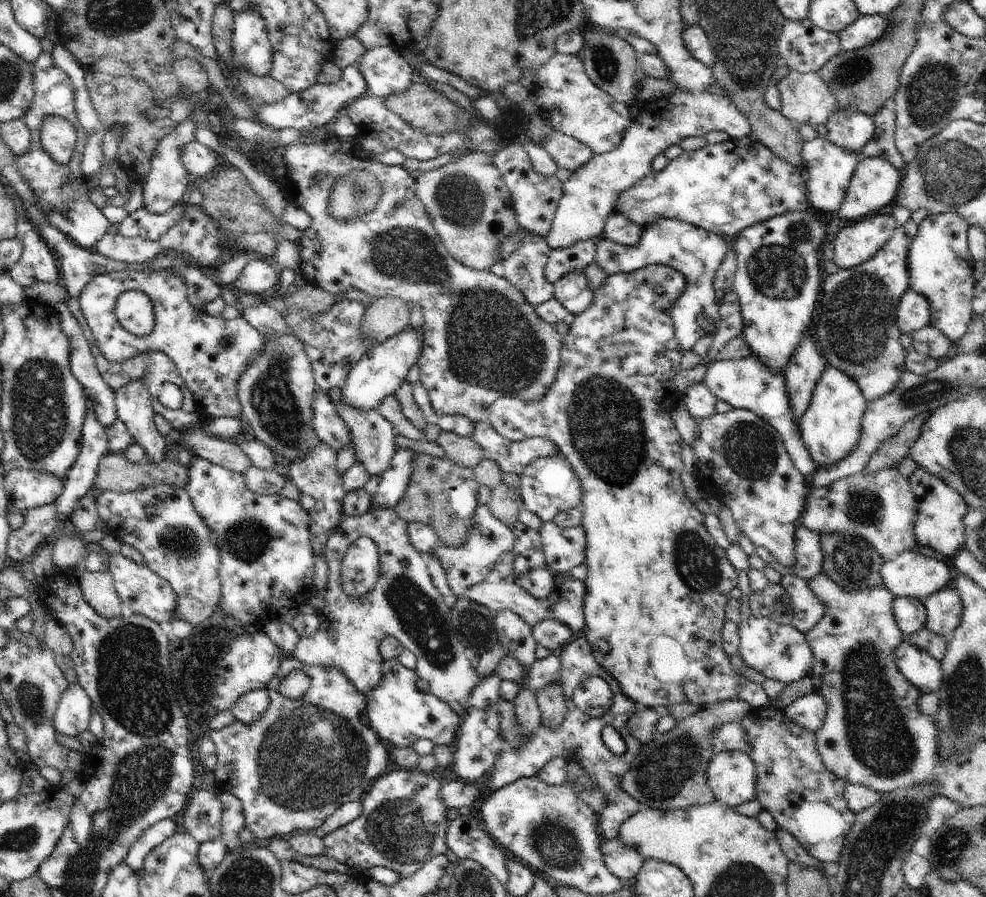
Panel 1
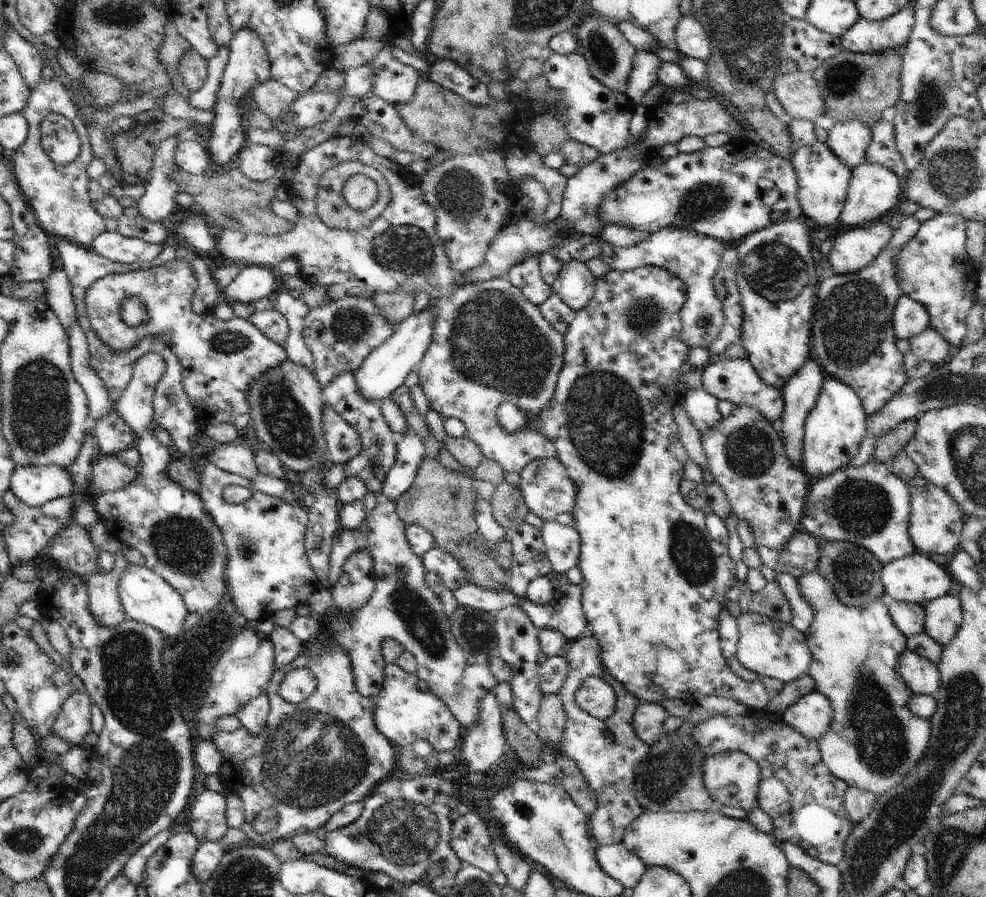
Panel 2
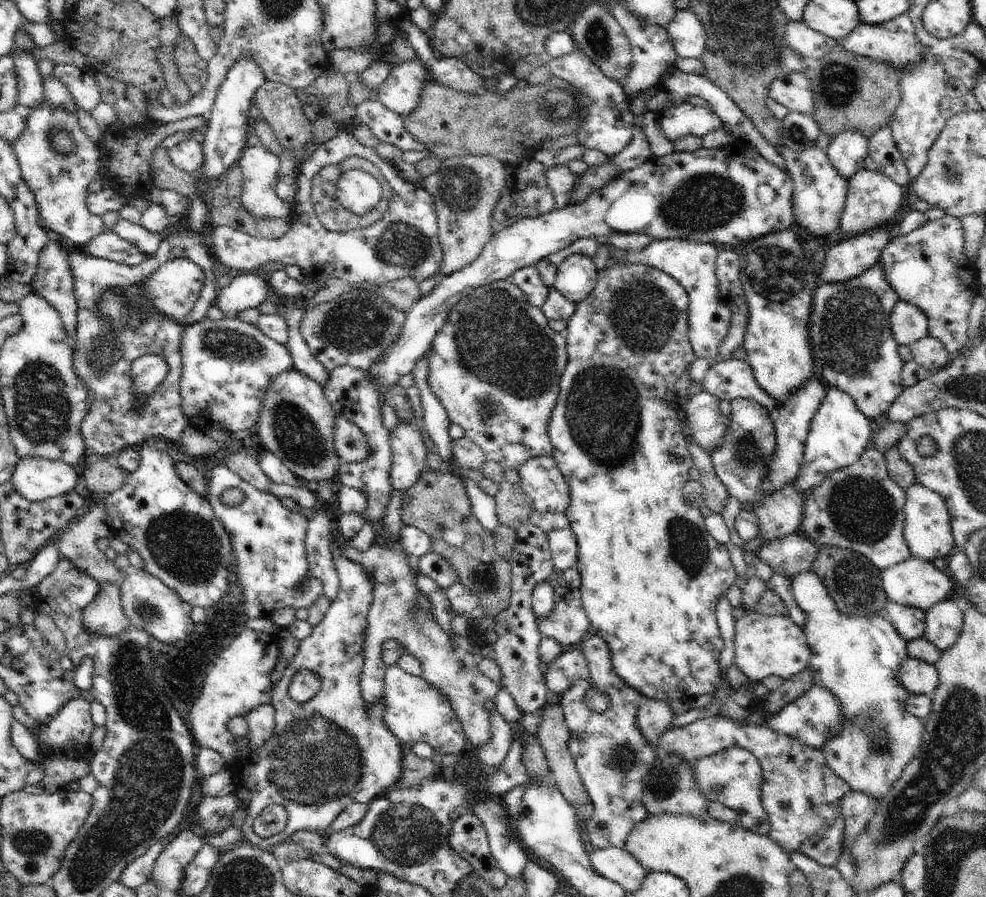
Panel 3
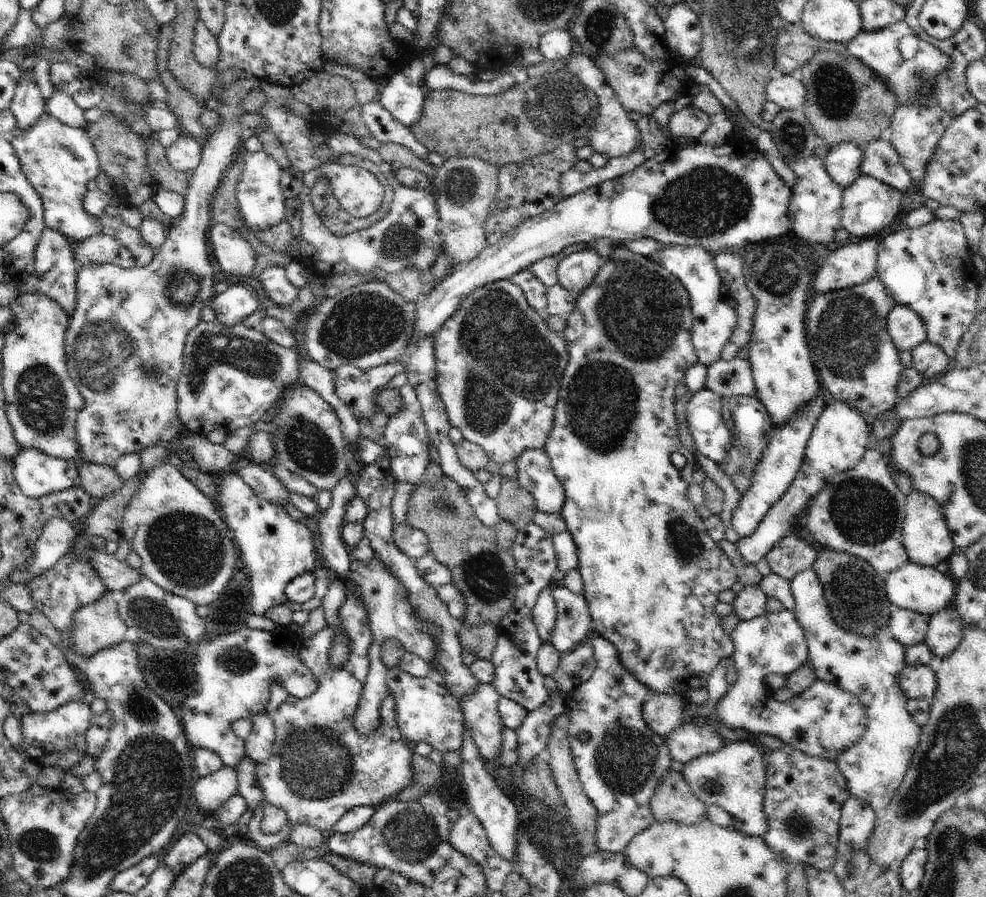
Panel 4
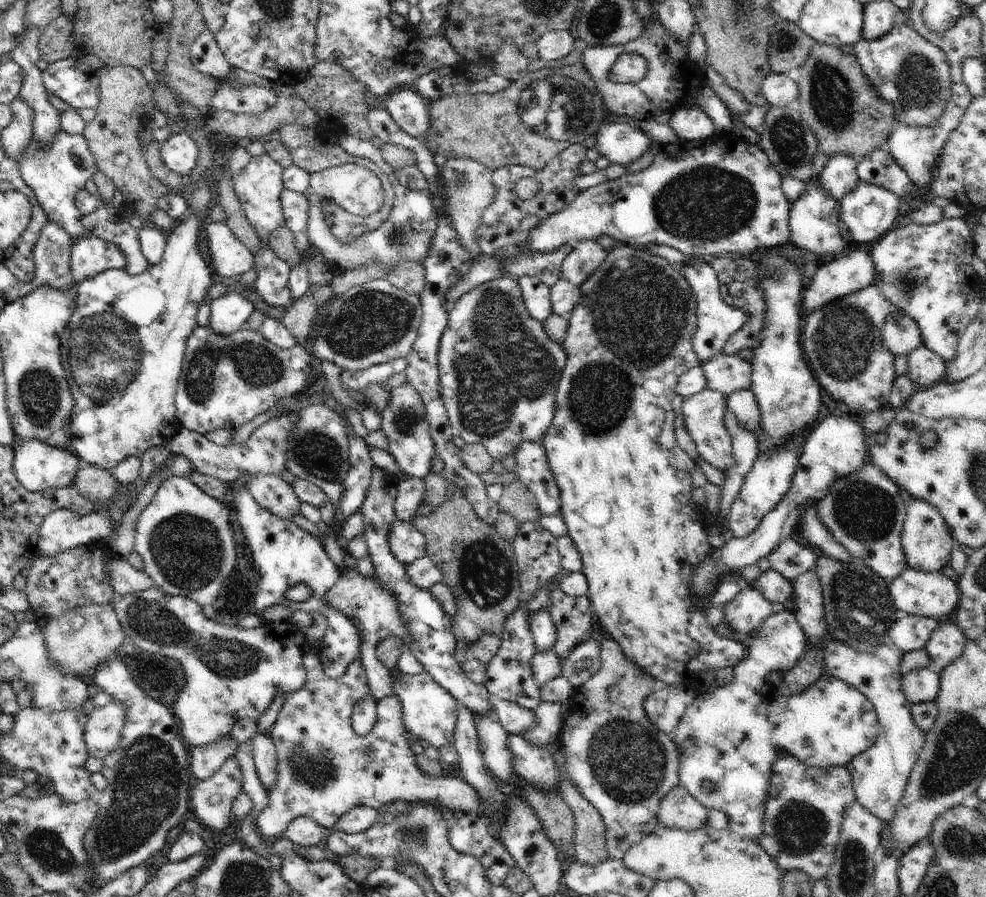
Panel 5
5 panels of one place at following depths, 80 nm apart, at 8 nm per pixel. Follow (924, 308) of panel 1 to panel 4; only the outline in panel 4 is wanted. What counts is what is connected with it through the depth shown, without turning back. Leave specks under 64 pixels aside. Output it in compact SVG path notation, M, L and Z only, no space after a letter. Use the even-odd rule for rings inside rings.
M896 304L887 320L888 334L896 346L896 350L912 351L918 344L926 340L926 326L922 318L904 304Z

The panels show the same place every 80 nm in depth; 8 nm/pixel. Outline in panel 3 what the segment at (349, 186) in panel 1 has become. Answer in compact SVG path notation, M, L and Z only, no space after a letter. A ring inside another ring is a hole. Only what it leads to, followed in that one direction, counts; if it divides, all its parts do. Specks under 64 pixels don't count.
M358 156L347 158L340 164L325 166L320 171L320 173L317 173L314 176L314 179L311 182L312 207L314 208L314 211L316 212L316 215L318 216L321 224L327 230L336 233L345 233L346 231L366 229L368 226L379 222L384 217L384 212L388 210L388 206L390 205L393 196L392 188L390 187L388 180L383 176L381 171L368 160L364 160L364 158L360 158ZM354 168L356 168L356 170L364 170L364 172L374 176L374 178L376 178L376 180L378 180L380 185L383 187L383 194L380 203L376 206L376 208L374 208L374 210L363 216L357 216L356 214L350 212L350 210L344 208L344 206L341 206L337 200L337 190L334 187L338 183L340 174L342 174L342 172L354 170Z

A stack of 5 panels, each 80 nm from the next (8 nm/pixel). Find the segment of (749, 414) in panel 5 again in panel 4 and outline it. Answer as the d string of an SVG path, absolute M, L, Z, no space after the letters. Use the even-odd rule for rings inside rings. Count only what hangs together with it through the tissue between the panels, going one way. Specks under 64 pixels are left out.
M748 395L731 396L727 400L727 406L732 411L736 432L734 432L733 446L729 450L728 460L719 466L727 472L738 492L742 494L751 485L756 463L763 457L763 450L767 449L770 442L772 435L771 418L758 397Z

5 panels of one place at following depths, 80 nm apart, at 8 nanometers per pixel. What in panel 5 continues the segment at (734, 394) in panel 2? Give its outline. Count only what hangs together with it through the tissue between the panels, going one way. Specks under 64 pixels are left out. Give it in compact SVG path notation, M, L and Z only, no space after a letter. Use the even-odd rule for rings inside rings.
M723 351L703 362L706 387L729 396L738 390L748 390L752 384L752 364L740 354L726 354Z

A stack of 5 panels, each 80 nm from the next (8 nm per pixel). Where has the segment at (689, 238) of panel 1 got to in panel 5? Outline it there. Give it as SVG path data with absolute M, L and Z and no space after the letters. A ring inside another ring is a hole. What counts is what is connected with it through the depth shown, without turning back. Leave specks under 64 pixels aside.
M690 256L690 260L685 262L682 259L678 266L680 274L686 278L694 298L696 298L696 331L692 336L693 350L696 352L701 363L708 362L710 358L714 358L716 354L723 351L728 338L735 334L748 320L750 314L746 310L738 309L736 307L728 306L722 299L719 290L719 281L714 268L710 266L709 259L700 256Z

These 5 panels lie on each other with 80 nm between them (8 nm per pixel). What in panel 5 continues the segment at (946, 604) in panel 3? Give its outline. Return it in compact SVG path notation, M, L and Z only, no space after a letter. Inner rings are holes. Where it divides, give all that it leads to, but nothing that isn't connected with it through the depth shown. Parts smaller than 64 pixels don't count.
M952 617L940 618L939 621L940 624L934 628L934 633L930 634L925 647L931 659L928 668L938 675L946 666L950 666L950 662L956 662L958 656L962 656L962 650L967 642Z

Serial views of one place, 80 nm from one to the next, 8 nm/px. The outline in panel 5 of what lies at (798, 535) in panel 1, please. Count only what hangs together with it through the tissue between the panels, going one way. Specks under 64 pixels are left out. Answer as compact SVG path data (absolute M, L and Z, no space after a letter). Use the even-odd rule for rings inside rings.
M789 537L779 546L776 546L770 554L768 561L772 569L783 578L792 582L815 567L816 560L819 558L810 548L801 546L793 538Z

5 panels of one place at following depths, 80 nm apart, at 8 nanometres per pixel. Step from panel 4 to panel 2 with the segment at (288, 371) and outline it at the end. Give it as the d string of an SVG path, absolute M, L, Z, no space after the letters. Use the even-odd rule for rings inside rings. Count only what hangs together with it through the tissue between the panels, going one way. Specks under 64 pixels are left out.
M172 260L161 266L110 274L96 280L84 296L88 322L98 338L108 346L114 358L121 360L126 350L136 346L142 338L160 338L176 354L182 368L182 383L190 404L194 406L196 421L201 429L207 425L234 424L238 431L251 423L250 407L246 402L248 388L266 375L266 370L281 366L286 360L285 348L269 340L254 324L244 318L233 317L224 322L214 313L198 315L191 306L191 294L198 280L194 268L186 260ZM138 296L150 316L148 322L128 328L120 318L122 300Z

